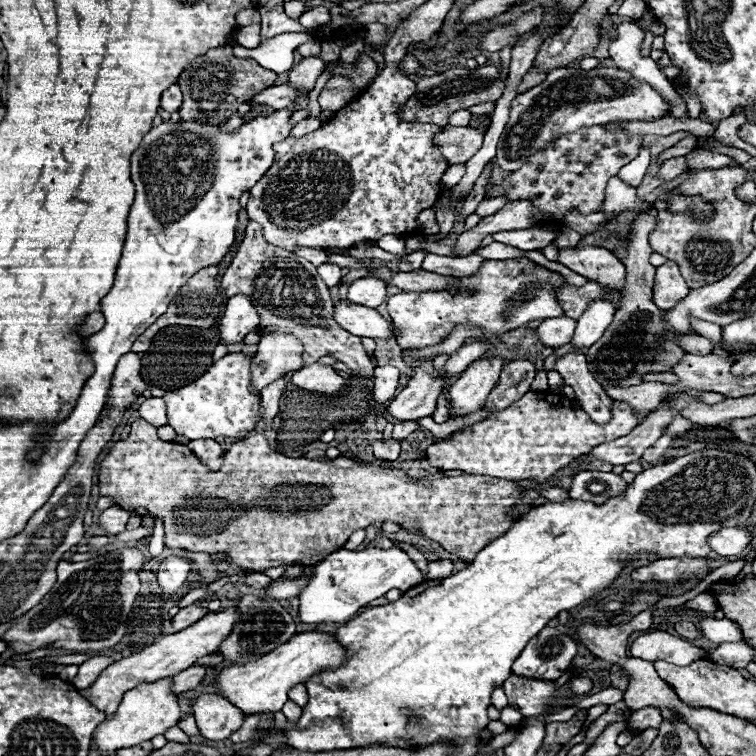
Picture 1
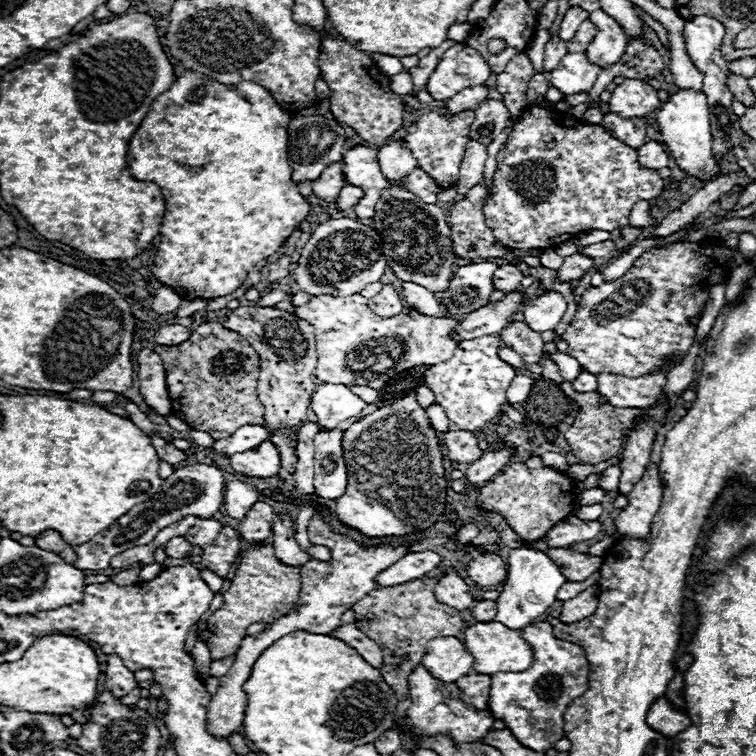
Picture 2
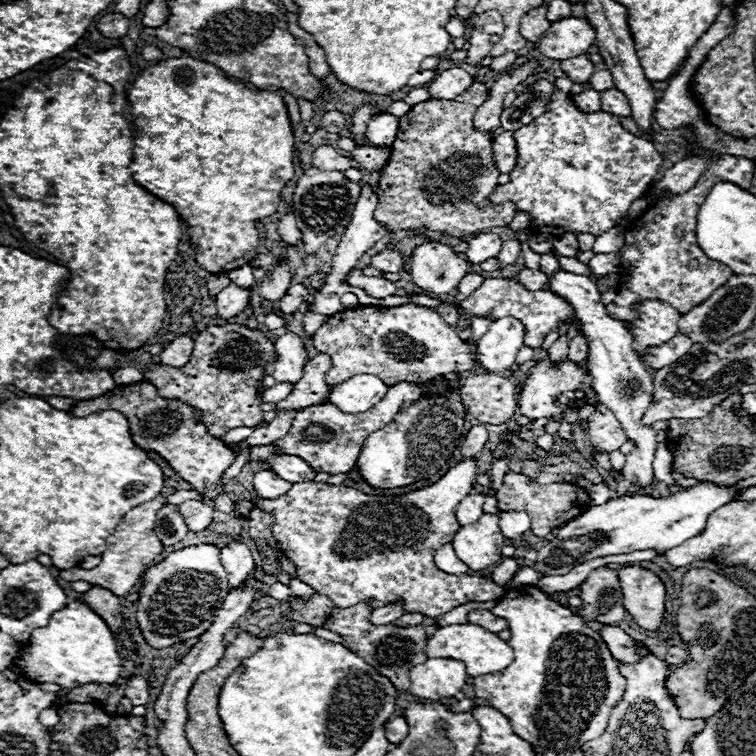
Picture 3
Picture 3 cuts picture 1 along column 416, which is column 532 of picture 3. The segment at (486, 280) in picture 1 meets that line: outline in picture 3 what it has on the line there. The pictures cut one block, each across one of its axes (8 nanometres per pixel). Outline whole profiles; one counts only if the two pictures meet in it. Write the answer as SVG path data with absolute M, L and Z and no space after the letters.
M488 278L476 292L472 292L468 298L458 302L458 306L472 318L488 316L490 320L498 320L502 316L512 316L512 318L520 320L524 324L524 332L526 332L524 346L530 346L530 348L540 348L544 342L544 336L552 328L558 328L562 322L566 322L574 314L572 306L564 298L552 294L550 290L530 292L516 278Z

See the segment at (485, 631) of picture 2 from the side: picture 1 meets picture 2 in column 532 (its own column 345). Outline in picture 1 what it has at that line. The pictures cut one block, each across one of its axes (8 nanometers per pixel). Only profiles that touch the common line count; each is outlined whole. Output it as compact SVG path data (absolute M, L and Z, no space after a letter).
M302 632L302 634L296 634L290 642L278 646L274 652L258 660L252 660L246 664L232 662L224 666L214 678L212 686L216 686L216 690L224 698L228 698L228 702L240 708L244 716L252 716L260 712L278 712L288 700L288 690L294 684L302 684L312 674L318 674L320 670L326 670L326 668L336 668L342 662L346 662L346 652L330 634Z

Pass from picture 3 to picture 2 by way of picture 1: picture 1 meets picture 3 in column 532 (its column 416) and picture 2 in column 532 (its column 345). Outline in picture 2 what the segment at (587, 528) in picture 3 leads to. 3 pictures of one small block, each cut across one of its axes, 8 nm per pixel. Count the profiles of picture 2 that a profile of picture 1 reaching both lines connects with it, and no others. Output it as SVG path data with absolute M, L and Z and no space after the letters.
M514 548L508 556L508 580L502 594L496 600L496 622L502 622L508 628L522 630L532 624L540 614L544 614L556 600L558 588L566 582L558 566L542 550L532 548Z

